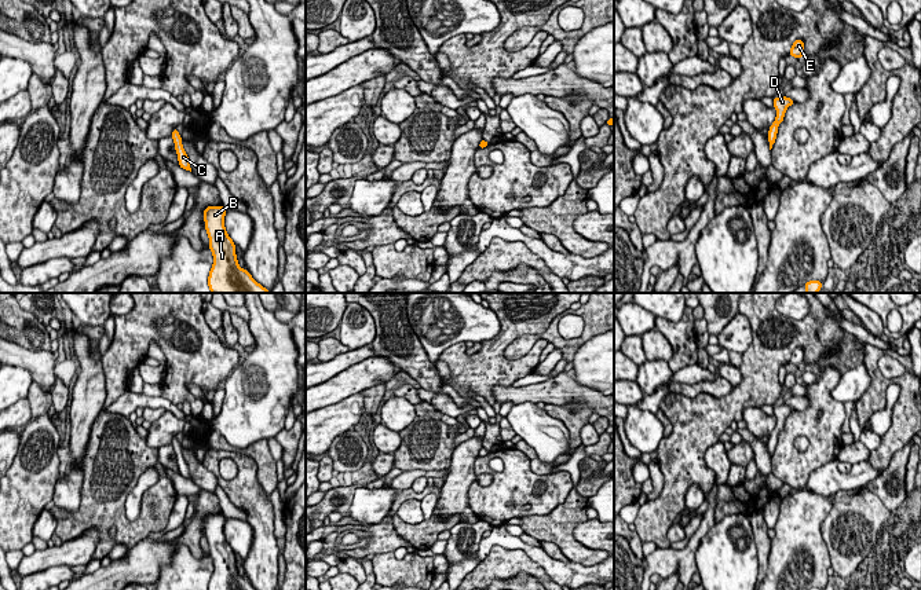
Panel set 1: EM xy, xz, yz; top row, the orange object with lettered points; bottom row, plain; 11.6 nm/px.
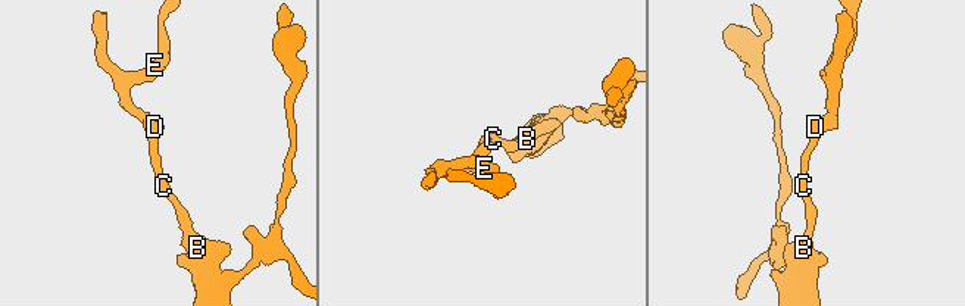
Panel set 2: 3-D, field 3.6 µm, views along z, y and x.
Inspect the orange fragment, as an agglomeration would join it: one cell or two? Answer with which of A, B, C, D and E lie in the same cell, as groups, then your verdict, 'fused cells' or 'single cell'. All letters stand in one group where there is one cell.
A B C D E | single cell

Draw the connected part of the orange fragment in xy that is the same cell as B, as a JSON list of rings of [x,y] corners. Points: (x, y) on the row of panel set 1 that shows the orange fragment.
[[[208,206],[204,210],[209,249],[213,254],[208,278],[211,293],[270,293],[246,270],[238,267],[235,245],[224,228],[224,215],[223,206]]]

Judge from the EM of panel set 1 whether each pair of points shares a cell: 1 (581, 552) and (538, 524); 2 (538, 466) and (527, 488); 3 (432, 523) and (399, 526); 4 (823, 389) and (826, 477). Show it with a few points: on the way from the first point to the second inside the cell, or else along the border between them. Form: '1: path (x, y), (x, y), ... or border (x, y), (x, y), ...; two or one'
1: path (570, 545), (554, 528), (549, 528); one
2: border (529, 460), (529, 466), (534, 472), (549, 473); two
3: path (424, 530), (408, 530); one
4: border (836, 460), (819, 465), (810, 475), (804, 487); two

